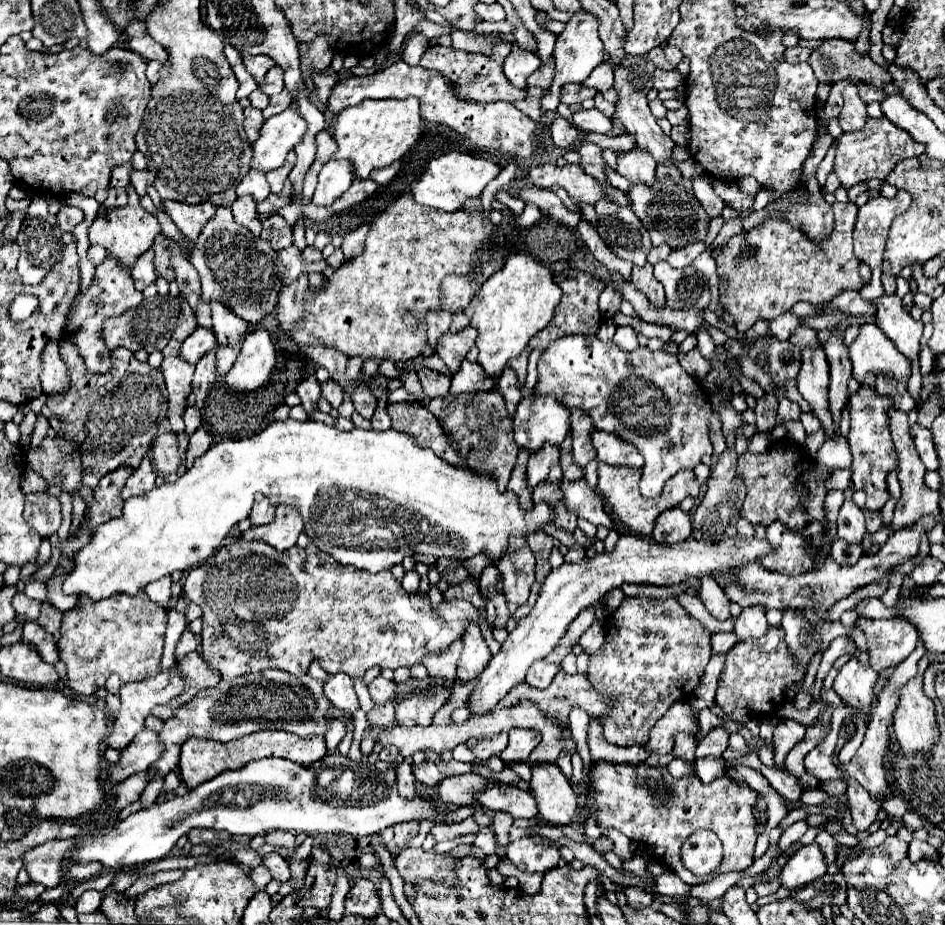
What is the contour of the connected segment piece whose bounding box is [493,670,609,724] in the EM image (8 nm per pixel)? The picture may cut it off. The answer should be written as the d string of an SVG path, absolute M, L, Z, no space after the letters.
M563 670L555 676L553 684L551 684L549 688L545 688L545 690L535 690L535 688L531 688L529 684L517 684L517 686L513 686L513 690L509 690L507 696L505 696L493 710L509 708L509 706L515 706L515 704L519 704L519 702L533 702L533 704L539 706L539 710L541 710L549 720L553 720L553 722L563 722L563 724L569 720L569 712L571 712L573 706L583 708L583 710L585 710L587 714L591 714L591 716L593 716L593 714L595 714L595 716L601 716L601 714L609 708L609 702L607 702L605 698L601 698L601 696L593 690L593 686L591 686L591 682L587 680L585 674L573 674L573 676L569 676L569 674L565 674Z

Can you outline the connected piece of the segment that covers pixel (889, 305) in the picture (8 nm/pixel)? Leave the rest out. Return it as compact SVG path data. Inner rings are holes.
M883 294L875 300L877 306L877 326L885 332L885 336L895 344L895 348L907 358L919 358L919 338L923 332L923 324L913 320L899 296Z

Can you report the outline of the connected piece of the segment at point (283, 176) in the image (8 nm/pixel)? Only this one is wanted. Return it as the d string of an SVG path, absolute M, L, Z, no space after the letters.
M289 152L289 154L287 154L287 160L285 160L285 164L283 164L281 168L277 168L277 170L273 170L273 172L267 172L267 182L269 182L273 194L279 194L279 192L283 190L283 182L287 180L291 168L295 166L295 160L297 160L297 158L295 158L295 152Z

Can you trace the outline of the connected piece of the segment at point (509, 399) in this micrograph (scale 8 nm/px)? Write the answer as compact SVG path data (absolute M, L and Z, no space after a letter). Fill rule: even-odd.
M505 366L505 370L497 376L497 390L503 394L505 398L505 406L507 406L507 412L509 416L515 414L515 408L521 400L521 390L519 390L519 384L517 384L517 376L513 372L513 368Z

